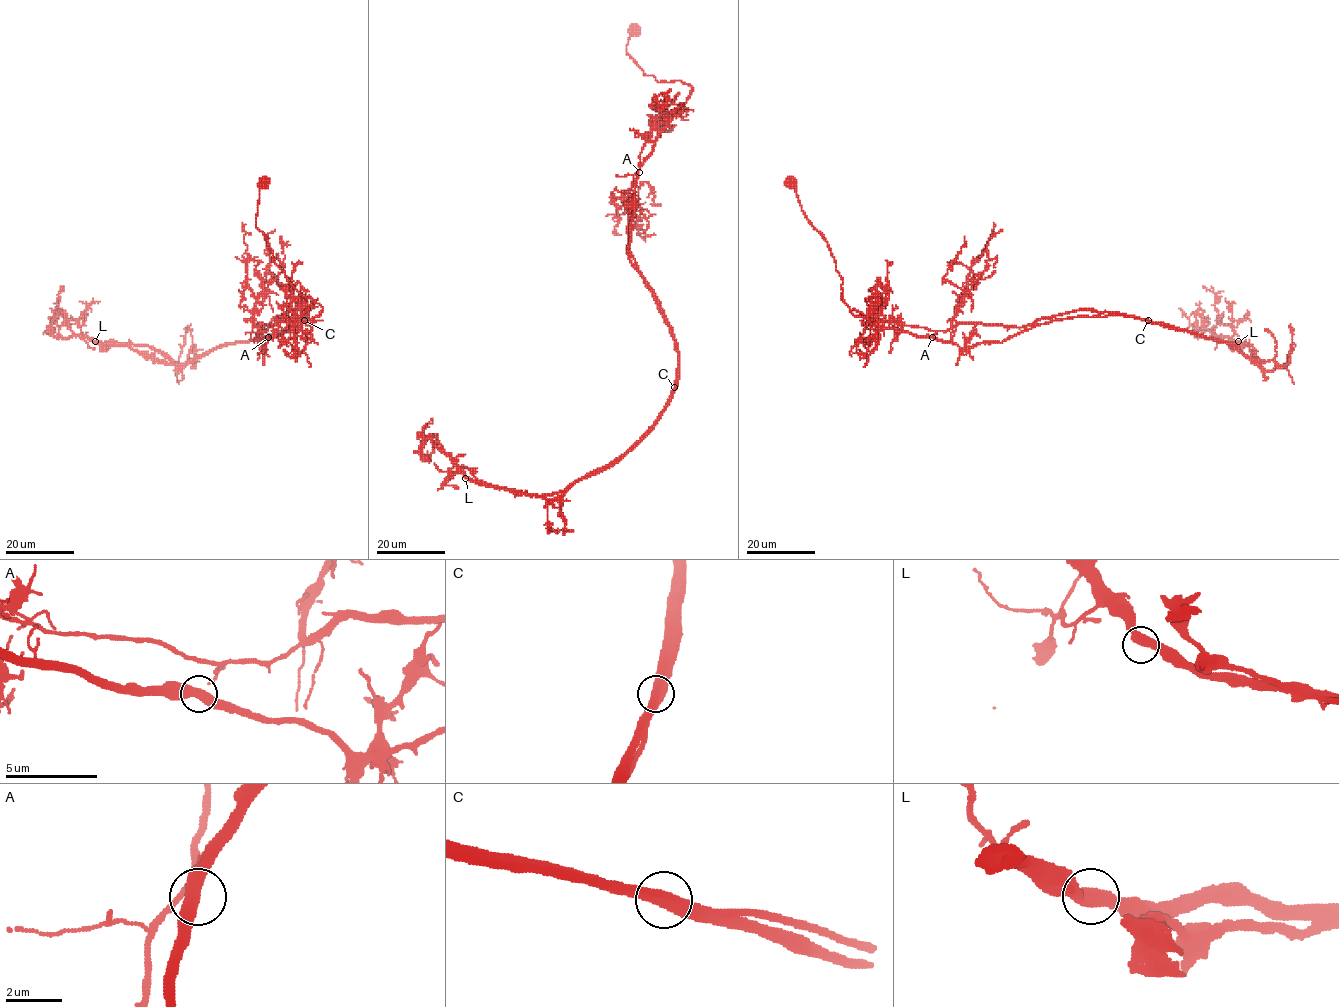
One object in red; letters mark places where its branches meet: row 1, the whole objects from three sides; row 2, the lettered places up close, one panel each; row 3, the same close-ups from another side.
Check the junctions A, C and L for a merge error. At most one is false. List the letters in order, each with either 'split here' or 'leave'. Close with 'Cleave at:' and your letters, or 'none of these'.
A: leave
C: split here
L: leave
Cleave at: C

